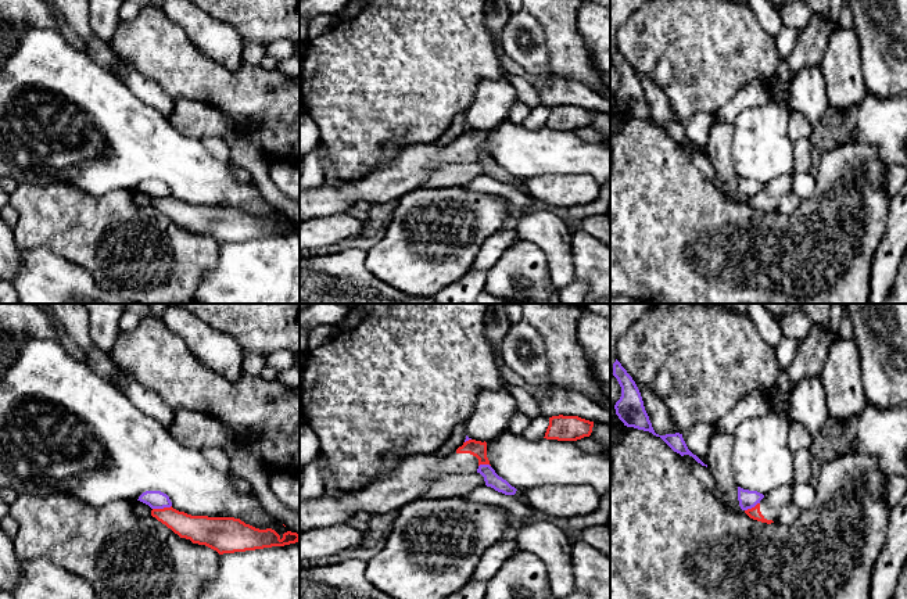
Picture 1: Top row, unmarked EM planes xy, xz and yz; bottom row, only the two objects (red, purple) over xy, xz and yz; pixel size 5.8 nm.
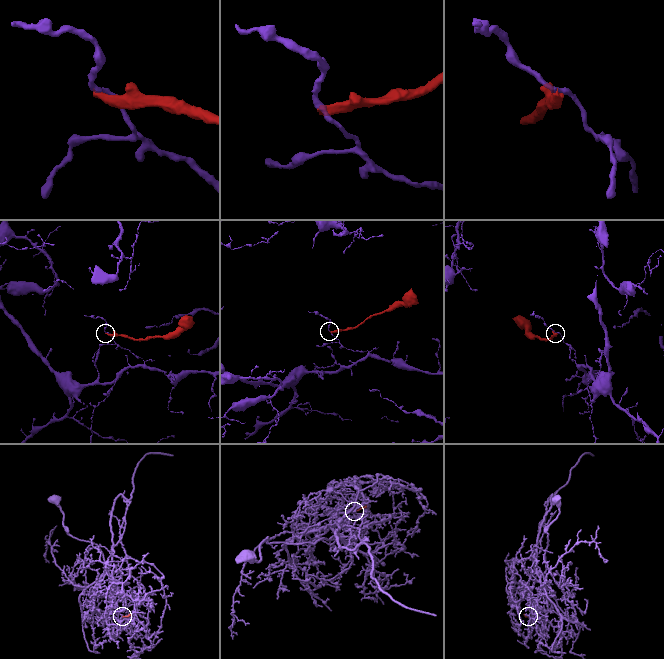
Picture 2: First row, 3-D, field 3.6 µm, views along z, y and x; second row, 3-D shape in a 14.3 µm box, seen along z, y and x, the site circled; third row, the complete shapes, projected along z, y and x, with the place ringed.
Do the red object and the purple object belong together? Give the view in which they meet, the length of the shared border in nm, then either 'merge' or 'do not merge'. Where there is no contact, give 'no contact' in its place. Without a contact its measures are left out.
xy | 110 nm | do not merge

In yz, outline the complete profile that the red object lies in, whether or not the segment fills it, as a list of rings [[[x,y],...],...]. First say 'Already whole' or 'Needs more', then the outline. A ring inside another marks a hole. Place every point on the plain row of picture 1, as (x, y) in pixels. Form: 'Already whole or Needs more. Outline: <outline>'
Needs more. Outline: [[[782,175],[766,183],[764,187],[745,202],[757,211],[771,214],[777,211],[781,198],[793,190],[791,175]]]

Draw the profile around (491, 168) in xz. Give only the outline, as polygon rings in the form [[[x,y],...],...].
[[[480,154],[477,162],[480,162],[484,166],[487,176],[491,176],[498,182],[502,182],[505,184],[515,184],[517,180],[506,169],[499,166],[490,154]]]

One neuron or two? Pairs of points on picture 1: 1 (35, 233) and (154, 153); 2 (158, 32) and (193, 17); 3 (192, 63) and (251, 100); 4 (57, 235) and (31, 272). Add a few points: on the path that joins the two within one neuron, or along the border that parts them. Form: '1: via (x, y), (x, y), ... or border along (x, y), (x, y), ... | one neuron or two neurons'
1: border along (60, 183), (67, 183), (94, 196), (122, 189) | two neurons
2: border along (165, 14), (185, 32), (197, 49) | two neurons
3: via (207, 78), (218, 88), (236, 94) | one neuron
4: border along (18, 246), (50, 247), (75, 264) | two neurons

